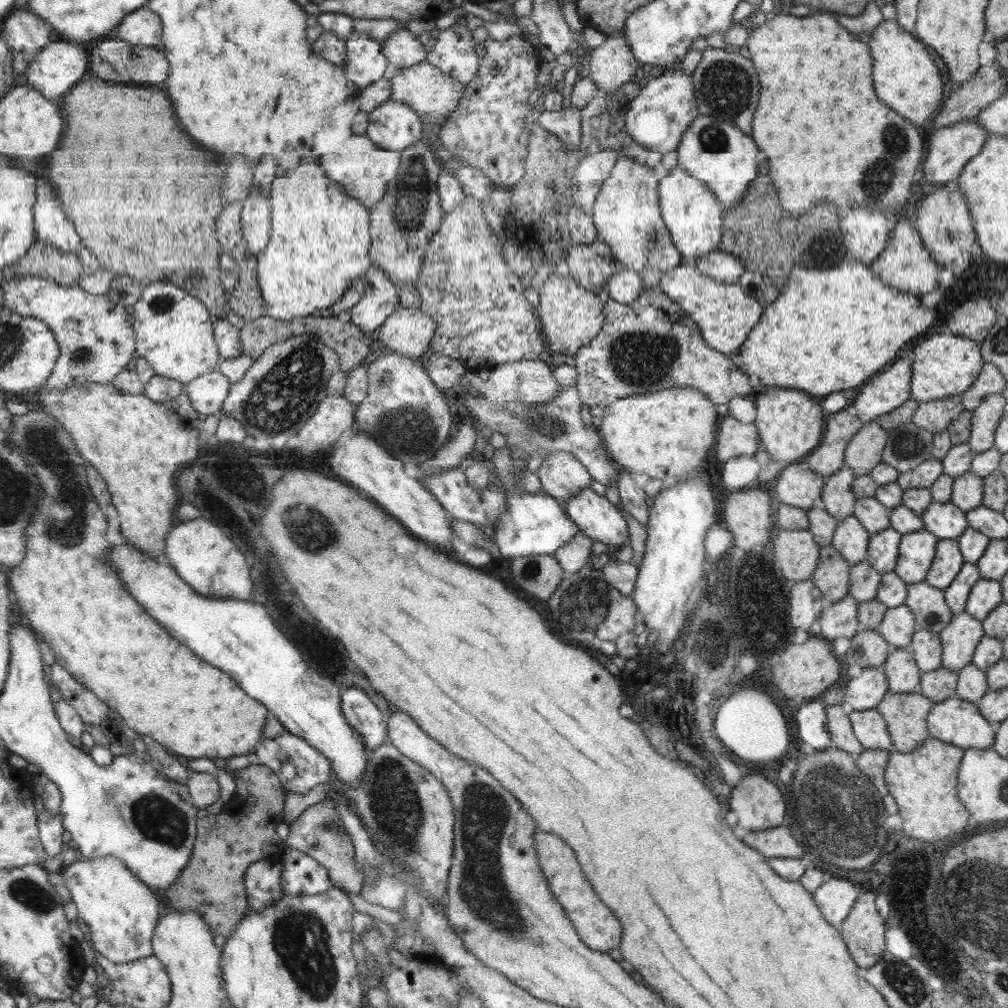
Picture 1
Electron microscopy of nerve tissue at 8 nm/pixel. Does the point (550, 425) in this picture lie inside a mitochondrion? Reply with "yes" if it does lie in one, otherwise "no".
yes

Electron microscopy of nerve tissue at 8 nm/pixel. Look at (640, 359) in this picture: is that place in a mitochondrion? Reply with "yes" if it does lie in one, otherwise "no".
yes

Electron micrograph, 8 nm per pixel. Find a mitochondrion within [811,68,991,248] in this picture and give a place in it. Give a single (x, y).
(880, 175)

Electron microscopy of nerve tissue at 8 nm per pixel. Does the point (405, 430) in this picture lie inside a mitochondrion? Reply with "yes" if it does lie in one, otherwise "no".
yes

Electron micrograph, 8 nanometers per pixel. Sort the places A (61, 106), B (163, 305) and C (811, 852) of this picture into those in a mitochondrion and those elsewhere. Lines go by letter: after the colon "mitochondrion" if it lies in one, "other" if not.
A: other
B: mitochondrion
C: mitochondrion

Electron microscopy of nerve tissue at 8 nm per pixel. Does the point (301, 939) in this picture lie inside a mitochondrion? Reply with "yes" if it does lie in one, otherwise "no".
yes

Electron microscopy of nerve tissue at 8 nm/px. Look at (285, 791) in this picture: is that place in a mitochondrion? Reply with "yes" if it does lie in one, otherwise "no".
no

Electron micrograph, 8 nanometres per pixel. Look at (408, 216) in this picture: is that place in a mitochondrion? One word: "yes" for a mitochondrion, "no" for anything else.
yes

